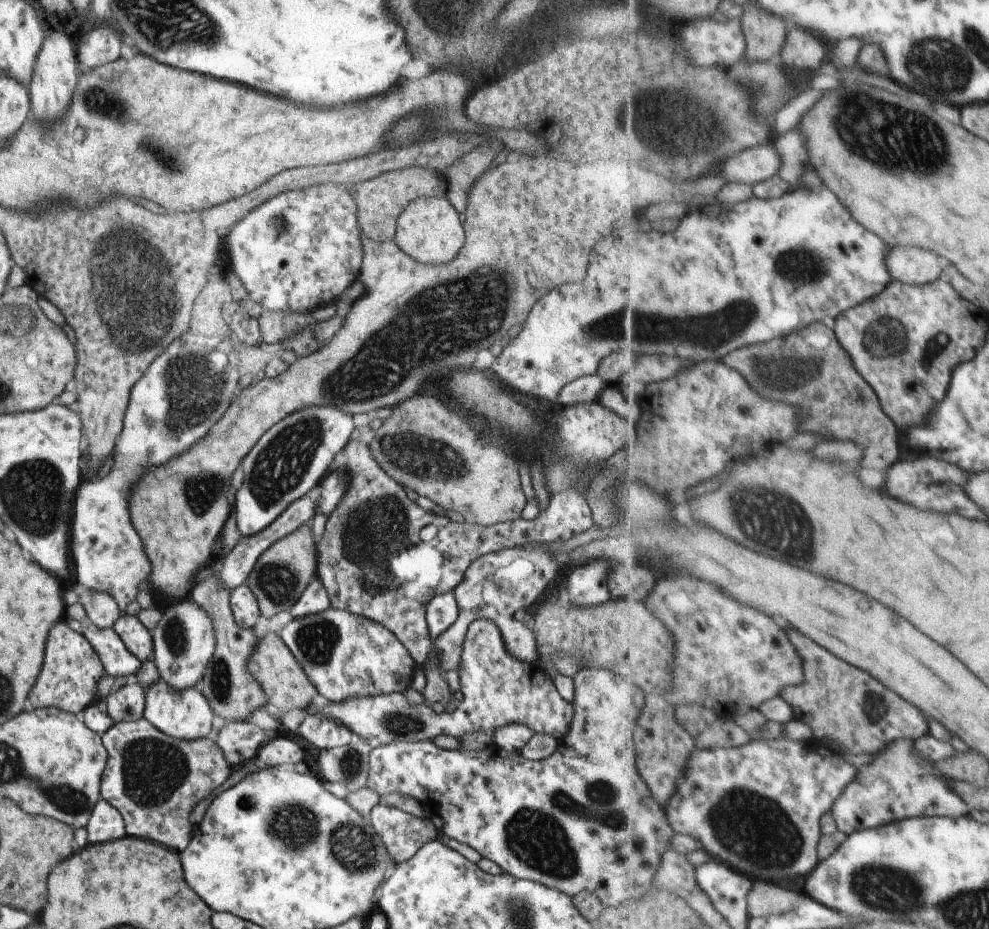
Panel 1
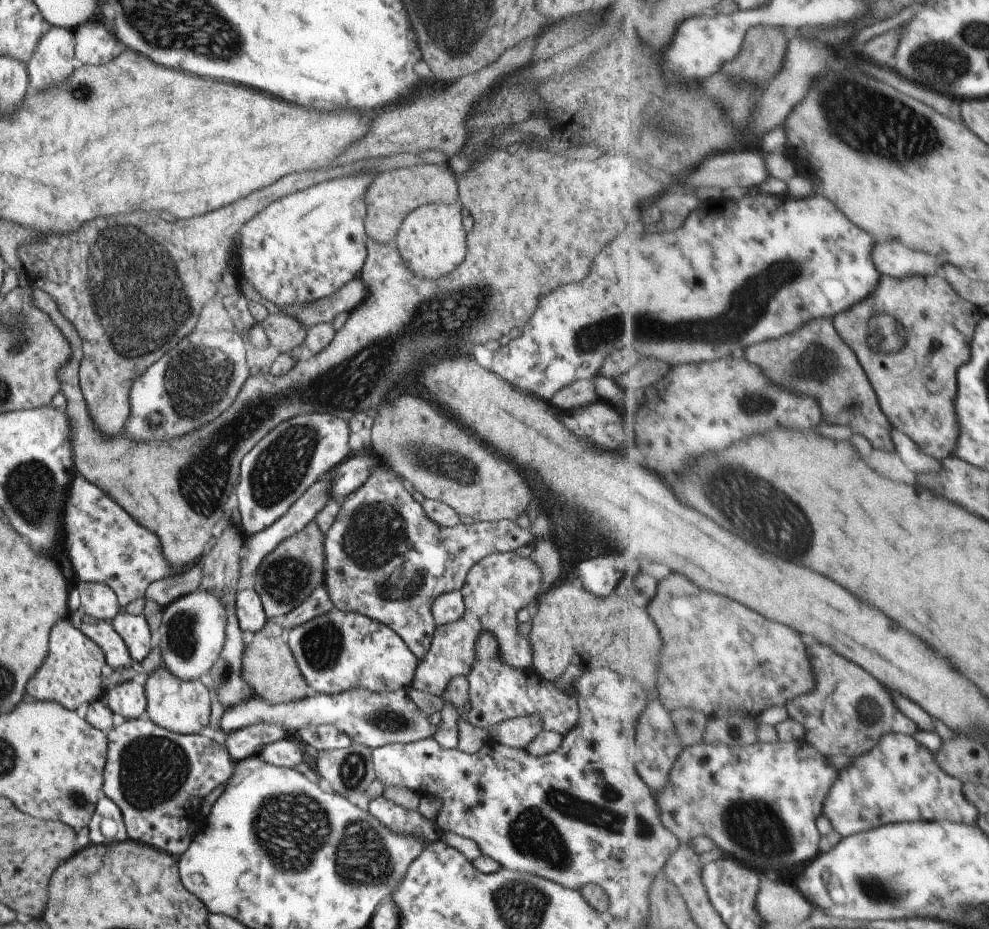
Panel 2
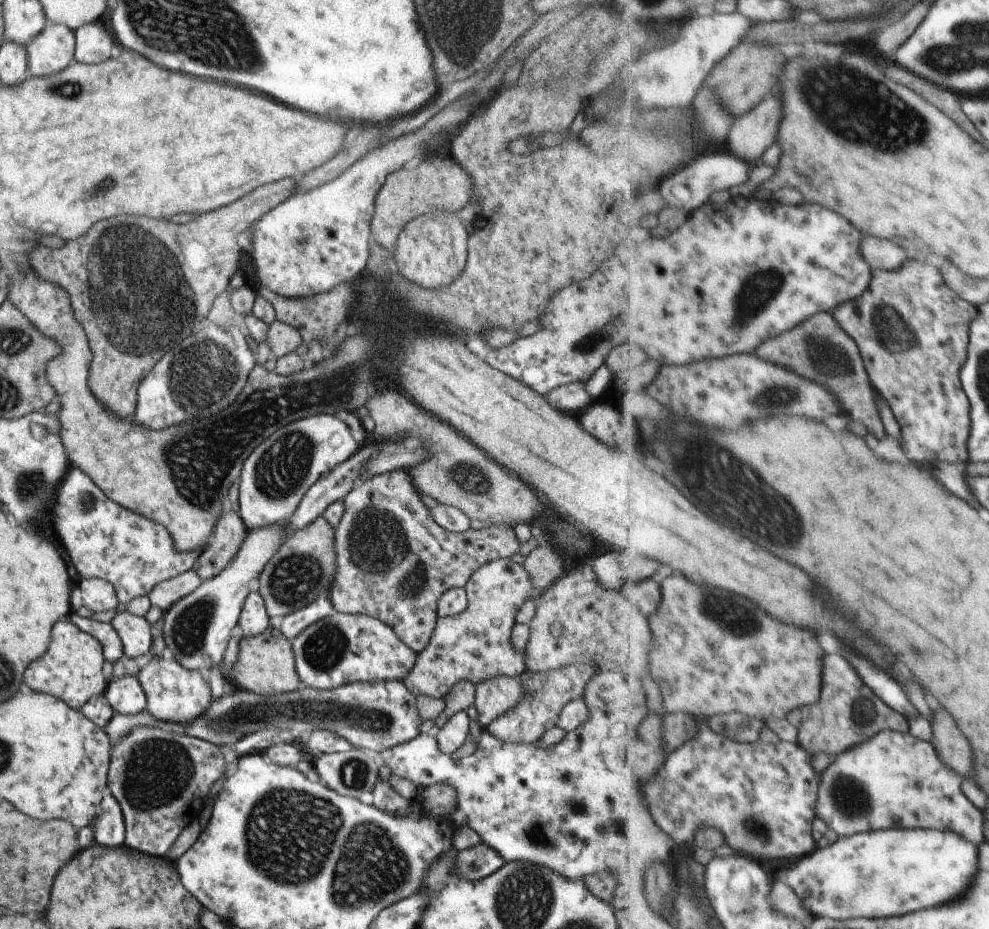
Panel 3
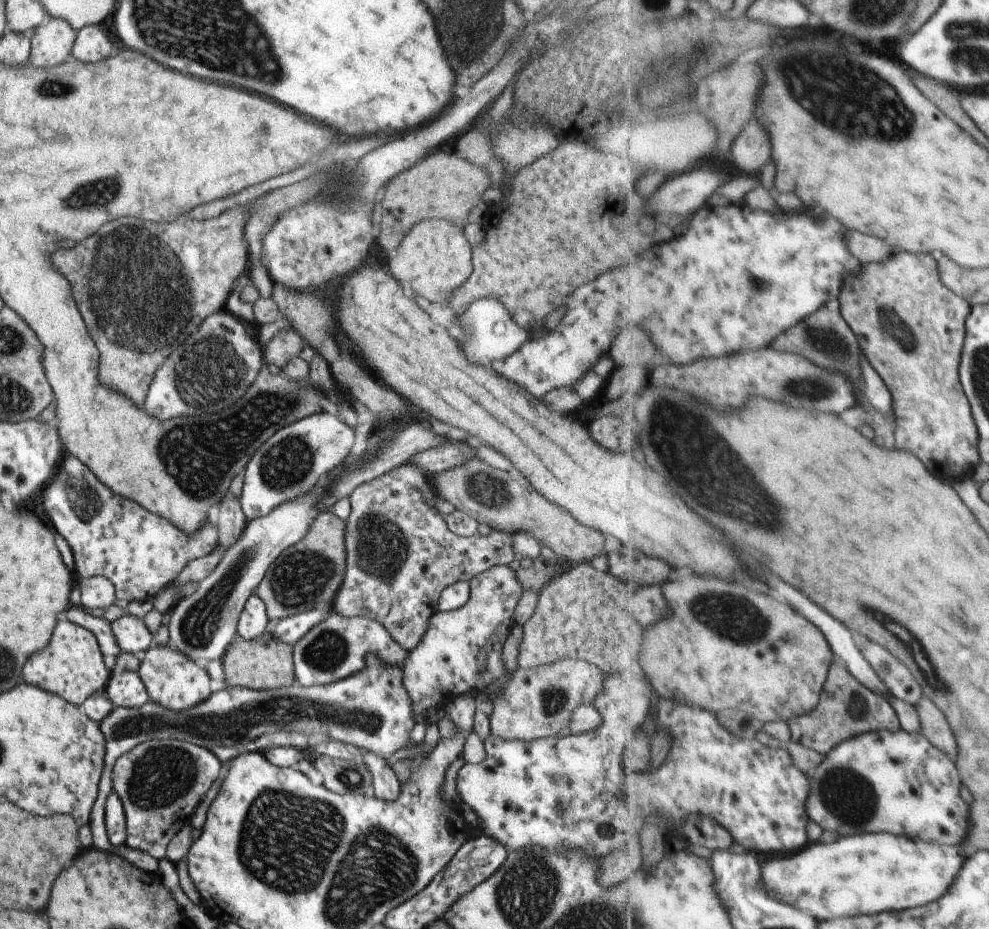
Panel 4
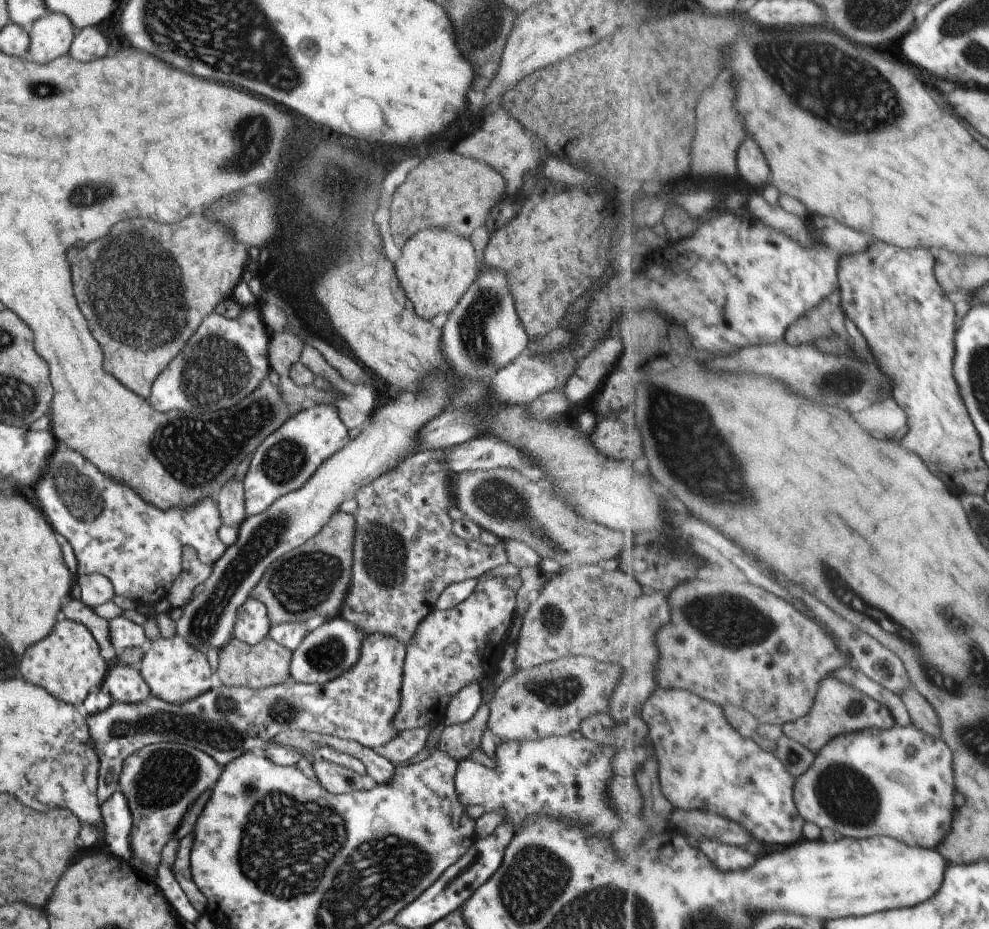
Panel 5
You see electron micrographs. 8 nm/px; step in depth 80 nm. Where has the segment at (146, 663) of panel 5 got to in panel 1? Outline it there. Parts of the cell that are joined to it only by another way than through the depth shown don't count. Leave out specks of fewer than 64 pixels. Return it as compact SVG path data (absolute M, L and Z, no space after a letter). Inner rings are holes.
M157 679L144 691L142 717L162 733L173 738L188 741L189 739L207 736L209 730L211 730L212 715L209 703L205 700L204 694L200 691L198 685L177 690L163 679Z

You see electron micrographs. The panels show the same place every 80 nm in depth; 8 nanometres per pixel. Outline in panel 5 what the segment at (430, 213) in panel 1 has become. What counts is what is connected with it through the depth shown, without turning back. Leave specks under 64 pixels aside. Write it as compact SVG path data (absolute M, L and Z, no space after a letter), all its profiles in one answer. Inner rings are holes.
M440 227L418 229L400 249L399 259L391 262L395 266L395 278L415 314L423 320L432 321L435 316L451 312L477 277L477 260L472 244L451 230Z

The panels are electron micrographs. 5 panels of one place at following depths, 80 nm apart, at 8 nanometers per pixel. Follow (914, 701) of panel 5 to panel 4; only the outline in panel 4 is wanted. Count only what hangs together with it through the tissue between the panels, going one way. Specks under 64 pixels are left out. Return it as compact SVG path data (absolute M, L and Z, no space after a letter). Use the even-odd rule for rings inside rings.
M921 698L921 702L915 707L921 716L921 724L923 724L922 735L926 737L934 746L947 752L948 756L957 760L957 742L953 738L953 732L949 728L949 722L945 720L945 716L941 714L941 710L929 700L929 698Z

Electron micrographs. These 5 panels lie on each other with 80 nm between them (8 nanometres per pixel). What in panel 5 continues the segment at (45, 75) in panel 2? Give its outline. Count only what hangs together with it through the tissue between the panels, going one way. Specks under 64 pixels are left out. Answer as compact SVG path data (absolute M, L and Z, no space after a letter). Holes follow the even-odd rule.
M49 11L32 24L27 48L32 62L44 64L68 53L75 29L63 14Z

